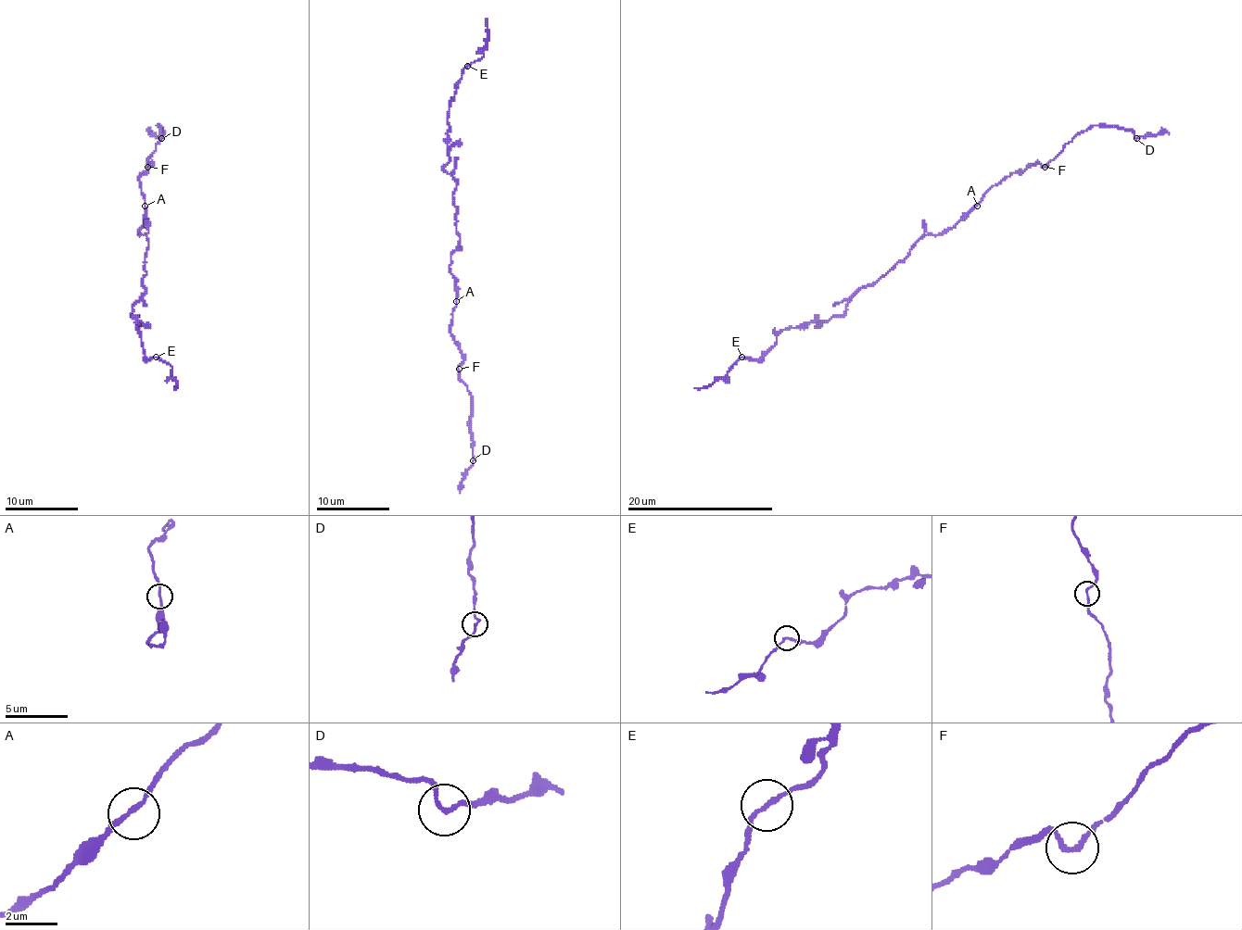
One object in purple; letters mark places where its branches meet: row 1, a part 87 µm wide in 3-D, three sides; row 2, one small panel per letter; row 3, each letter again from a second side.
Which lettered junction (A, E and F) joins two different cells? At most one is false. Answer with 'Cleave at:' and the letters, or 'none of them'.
Cleave at: none of them

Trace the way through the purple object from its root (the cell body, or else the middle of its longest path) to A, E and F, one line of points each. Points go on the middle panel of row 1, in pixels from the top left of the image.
A: (458, 245), (450, 256), (449, 267), (454, 280), (456, 301)
E: (458, 245), (458, 210), (452, 195), (456, 181), (443, 168), (449, 161), (447, 111), (462, 71), (467, 66)
F: (458, 245), (450, 256), (449, 267), (456, 290), (450, 334), (463, 356), (458, 369)

